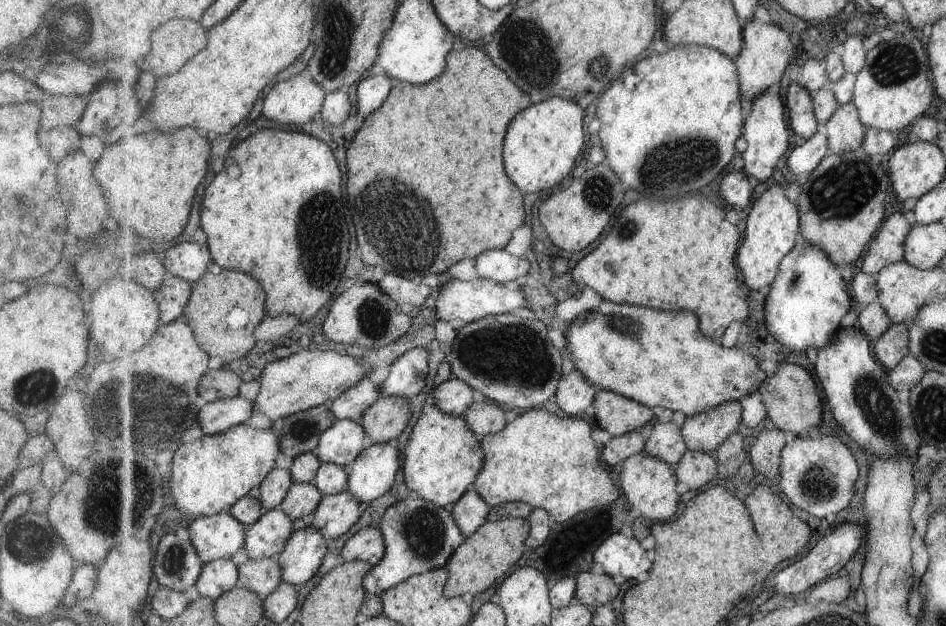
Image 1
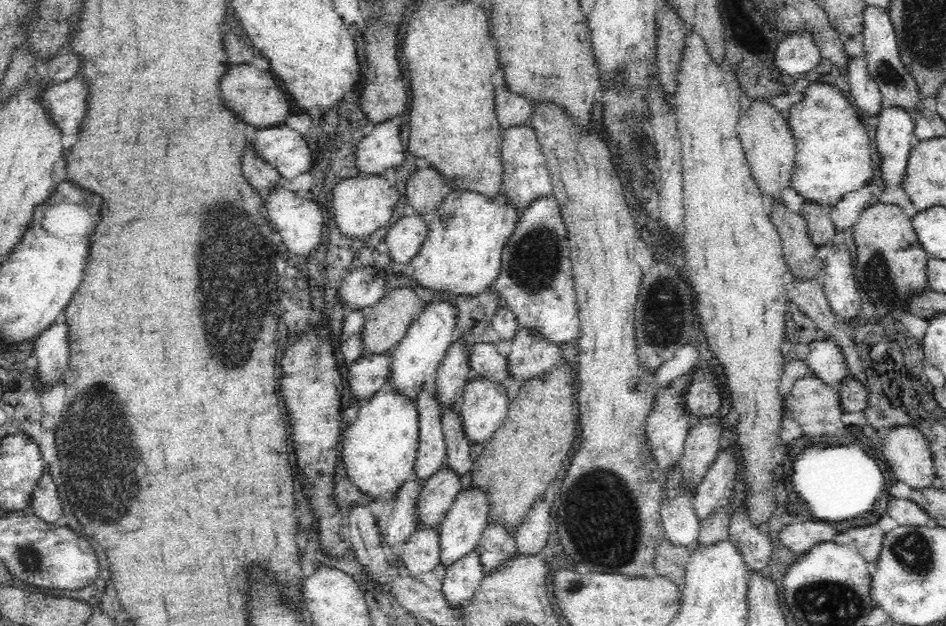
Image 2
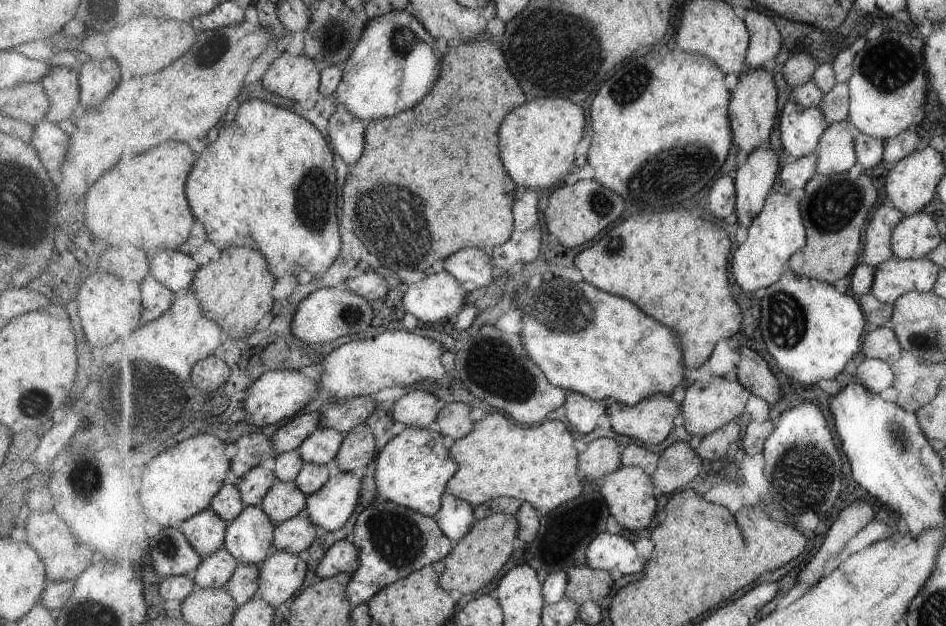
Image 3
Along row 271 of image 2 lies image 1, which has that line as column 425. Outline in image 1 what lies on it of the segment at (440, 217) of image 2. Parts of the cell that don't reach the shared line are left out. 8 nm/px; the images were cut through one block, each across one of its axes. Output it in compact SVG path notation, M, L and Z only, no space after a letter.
M430 396L405 446L402 471L412 494L451 509L473 488L485 463L486 454L481 439L469 429L462 417L443 413Z

